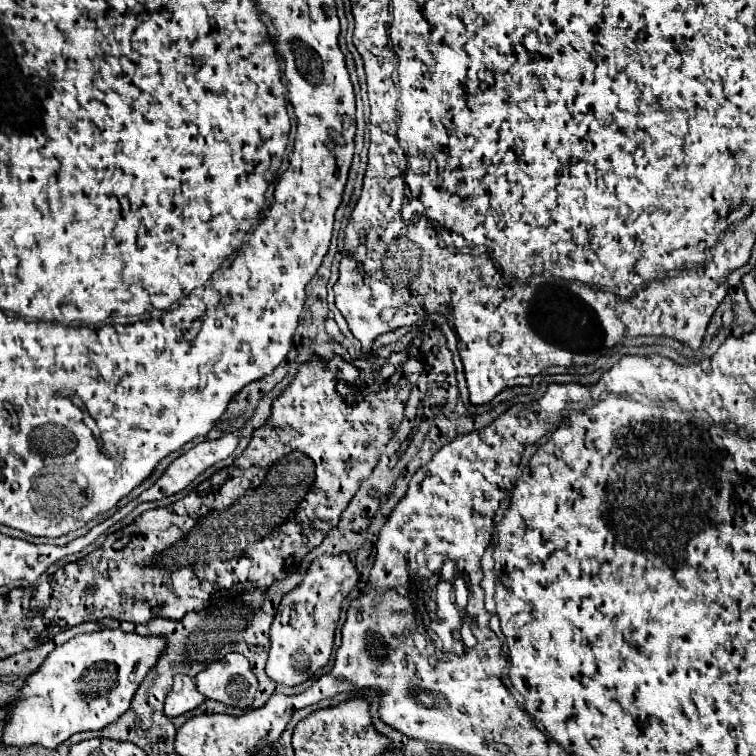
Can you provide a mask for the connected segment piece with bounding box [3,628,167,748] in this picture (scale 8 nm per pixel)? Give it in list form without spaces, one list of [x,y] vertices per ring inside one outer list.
[[[99,630],[93,634],[81,634],[73,640],[57,646],[43,666],[31,674],[19,692],[19,700],[9,706],[9,720],[3,732],[3,742],[7,746],[31,746],[41,744],[45,748],[55,748],[75,732],[83,730],[101,730],[107,724],[115,722],[127,708],[131,706],[131,698],[147,672],[157,664],[167,648],[167,640],[163,636],[139,636],[127,634],[123,630]]]

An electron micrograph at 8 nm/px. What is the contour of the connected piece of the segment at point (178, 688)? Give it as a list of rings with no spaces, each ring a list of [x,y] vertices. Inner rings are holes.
[[[175,676],[173,690],[165,698],[165,714],[169,718],[175,718],[195,710],[203,702],[205,702],[205,696],[197,690],[195,682],[189,676]]]

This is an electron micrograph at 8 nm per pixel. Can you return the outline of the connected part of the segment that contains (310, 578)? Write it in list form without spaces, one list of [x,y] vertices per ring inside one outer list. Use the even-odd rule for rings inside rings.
[[[347,554],[319,556],[315,564],[311,564],[305,580],[295,588],[295,592],[289,592],[277,608],[271,626],[271,650],[267,662],[267,676],[271,680],[285,686],[297,686],[329,662],[341,604],[355,588],[357,580],[357,568]]]

